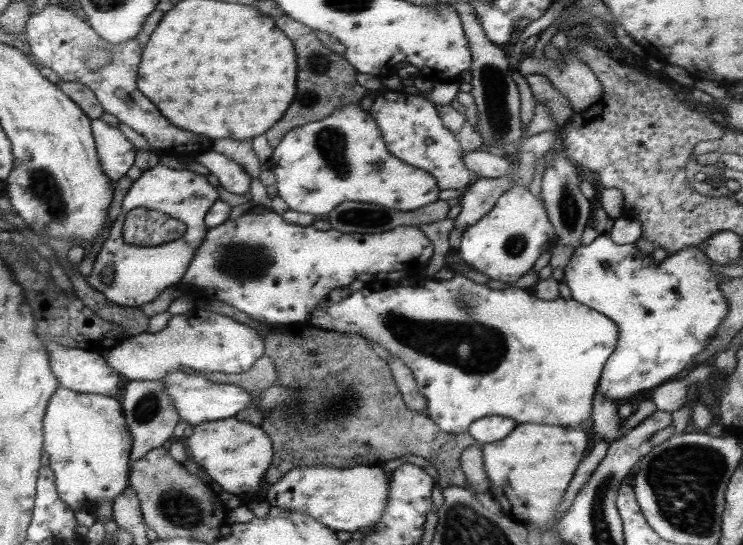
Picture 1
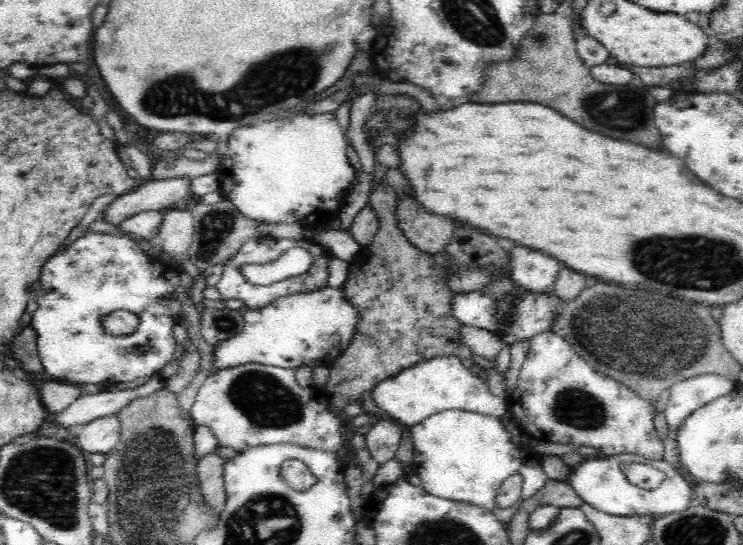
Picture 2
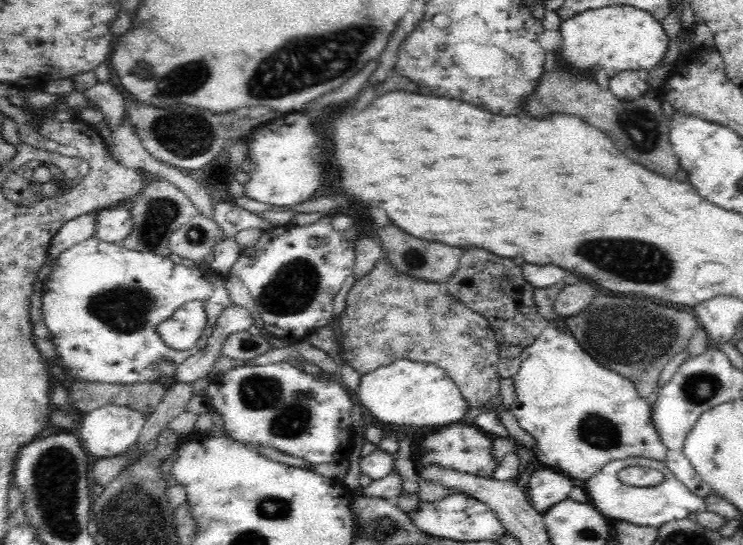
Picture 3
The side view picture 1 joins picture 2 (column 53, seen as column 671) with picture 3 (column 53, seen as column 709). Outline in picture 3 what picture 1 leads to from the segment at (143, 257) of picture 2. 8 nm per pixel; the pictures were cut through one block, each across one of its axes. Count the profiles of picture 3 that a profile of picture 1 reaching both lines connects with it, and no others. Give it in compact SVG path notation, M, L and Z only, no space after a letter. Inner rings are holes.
M91 237L74 244L58 258L51 259L49 264L52 271L44 282L38 284L42 290L44 322L62 368L66 368L68 376L76 380L131 385L147 384L158 376L168 376L172 383L178 366L203 350L220 315L235 305L226 290L226 278L214 269L174 264L168 257L148 251L129 250L119 242L103 242ZM193 300L207 312L207 325L196 346L190 350L173 350L160 338L157 326L168 320L186 302Z

